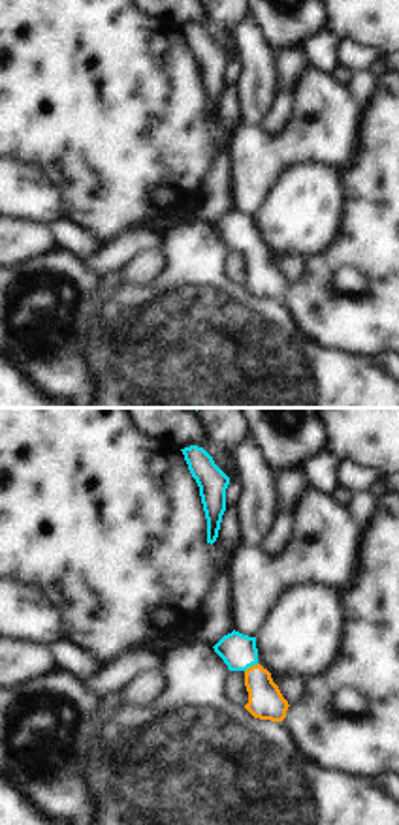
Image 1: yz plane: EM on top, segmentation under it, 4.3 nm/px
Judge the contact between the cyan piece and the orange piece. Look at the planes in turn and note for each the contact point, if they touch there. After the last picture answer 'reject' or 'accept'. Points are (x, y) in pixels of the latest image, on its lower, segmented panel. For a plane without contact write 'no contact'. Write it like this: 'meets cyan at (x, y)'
meets cyan at (251, 666)

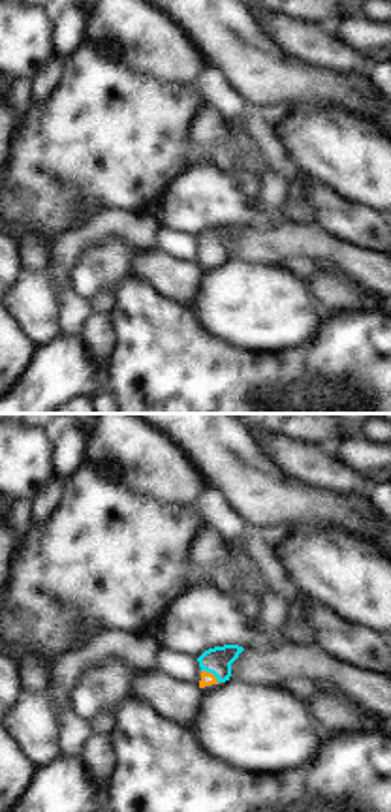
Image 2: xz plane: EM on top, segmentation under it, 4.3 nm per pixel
meets cyan at (211, 671)

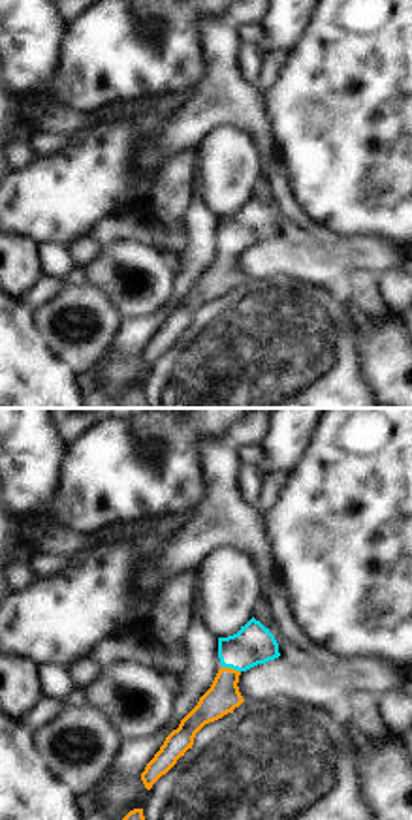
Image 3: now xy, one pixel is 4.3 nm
meets cyan at (232, 668)

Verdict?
accept

